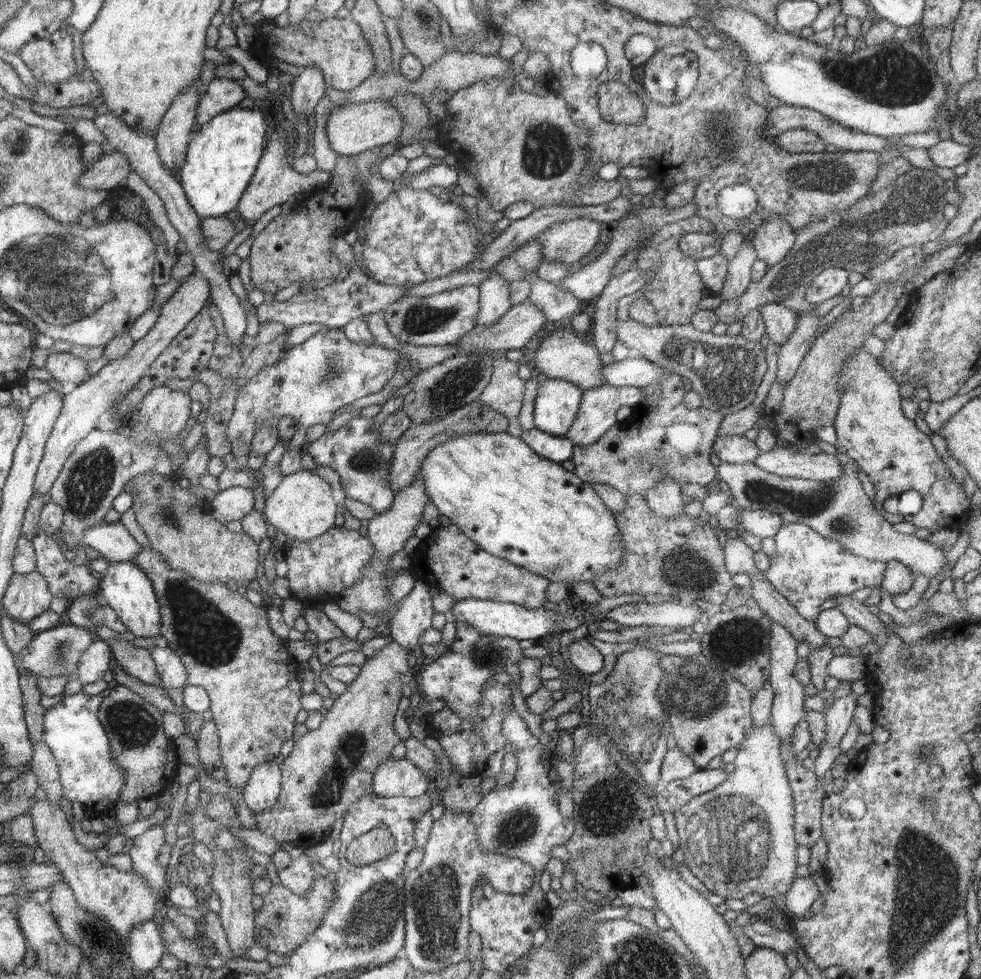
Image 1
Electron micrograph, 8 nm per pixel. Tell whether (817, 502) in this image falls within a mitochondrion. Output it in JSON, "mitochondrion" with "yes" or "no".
{"mitochondrion":"yes"}

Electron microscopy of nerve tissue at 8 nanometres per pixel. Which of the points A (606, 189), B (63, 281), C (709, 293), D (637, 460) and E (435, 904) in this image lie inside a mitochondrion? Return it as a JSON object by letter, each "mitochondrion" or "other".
{"A":"other","B":"mitochondrion","C":"other","D":"mitochondrion","E":"mitochondrion"}

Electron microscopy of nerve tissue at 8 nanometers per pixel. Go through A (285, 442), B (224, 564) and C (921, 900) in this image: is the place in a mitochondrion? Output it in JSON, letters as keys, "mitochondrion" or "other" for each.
{"A":"other","B":"other","C":"mitochondrion"}

